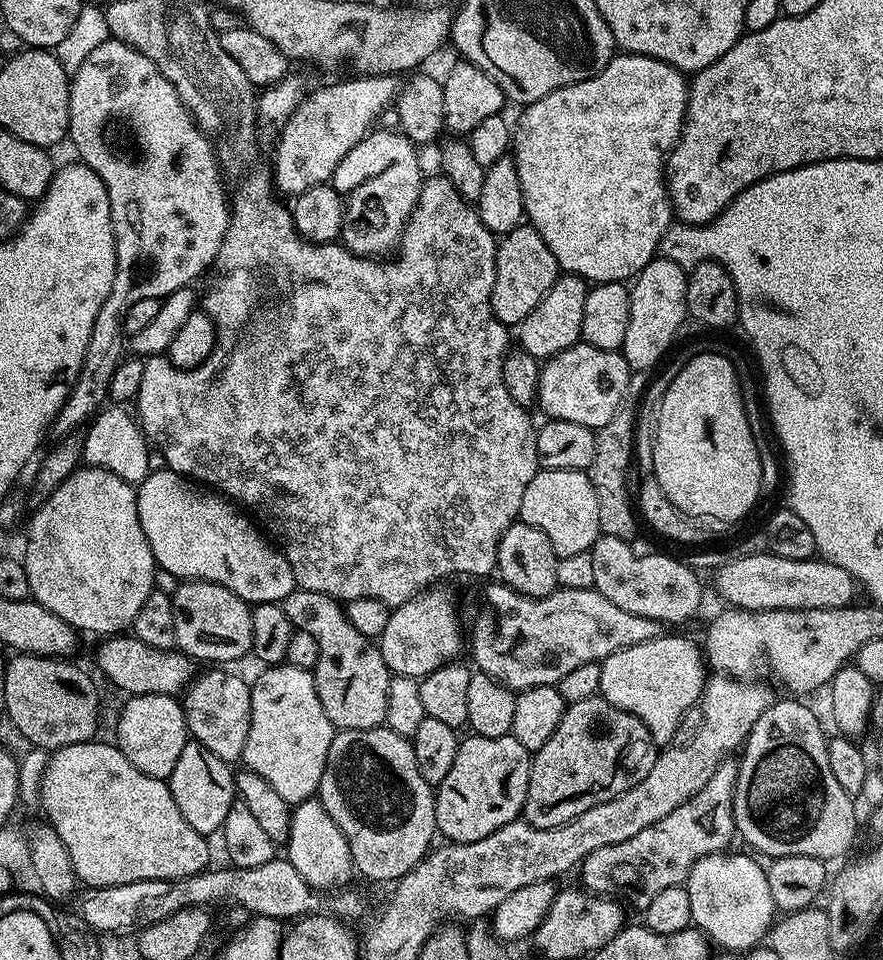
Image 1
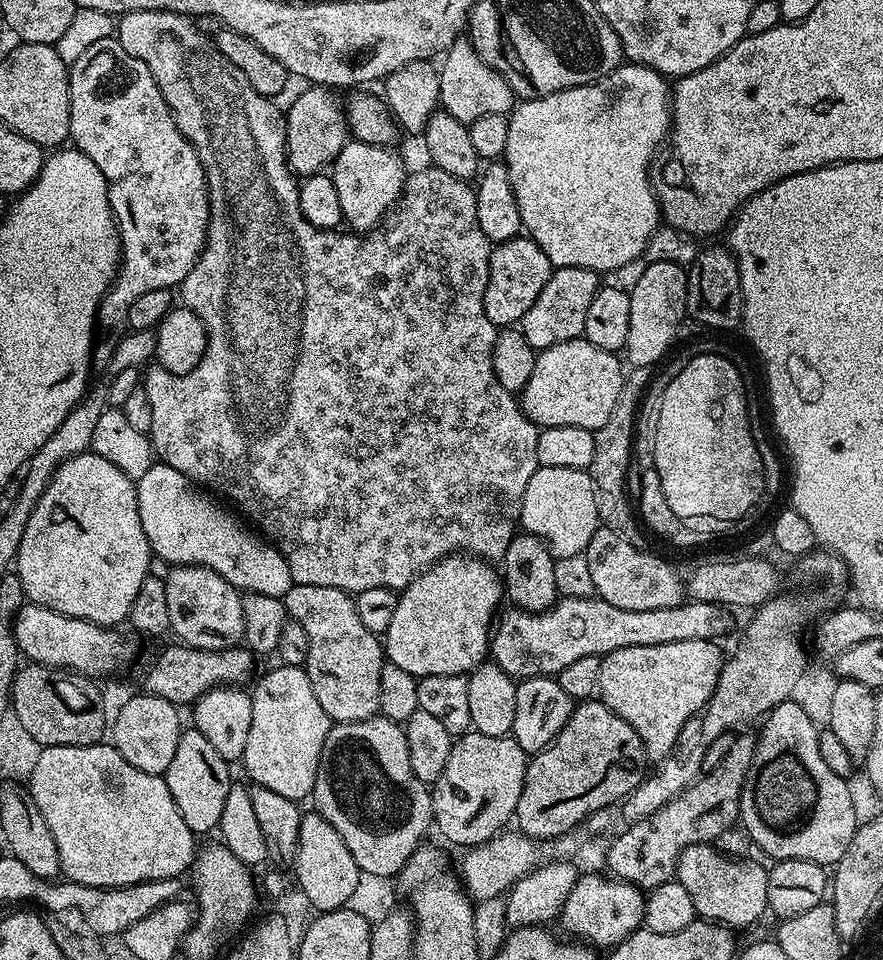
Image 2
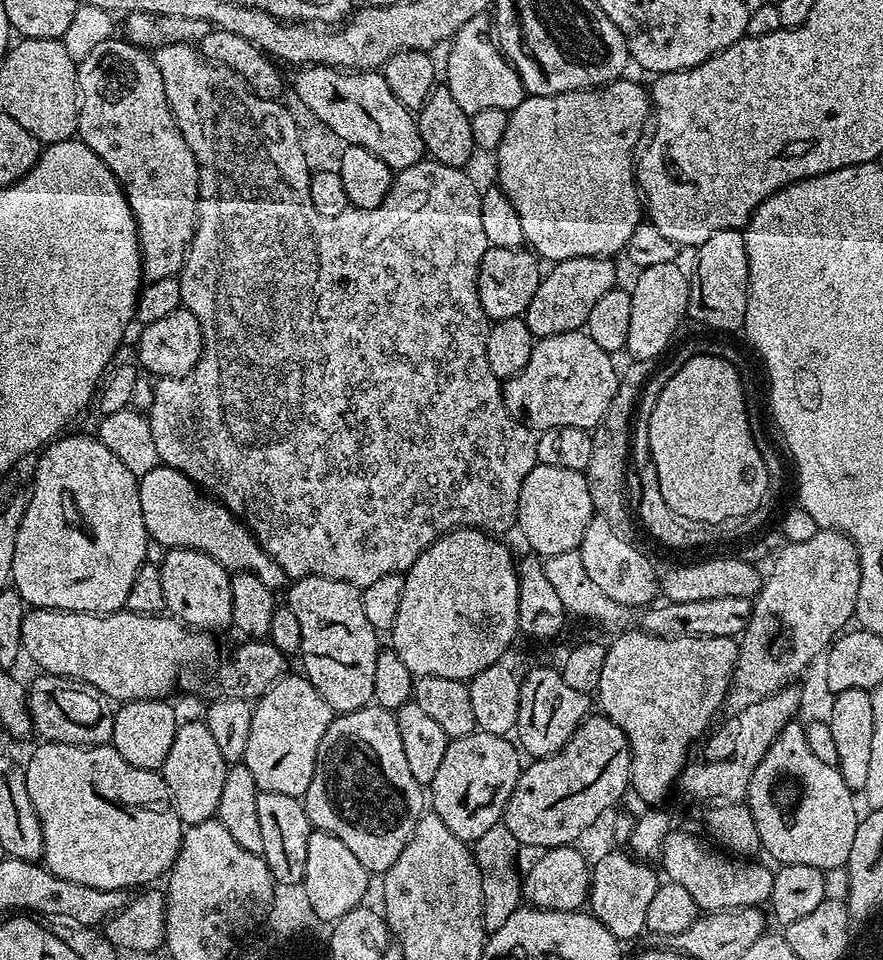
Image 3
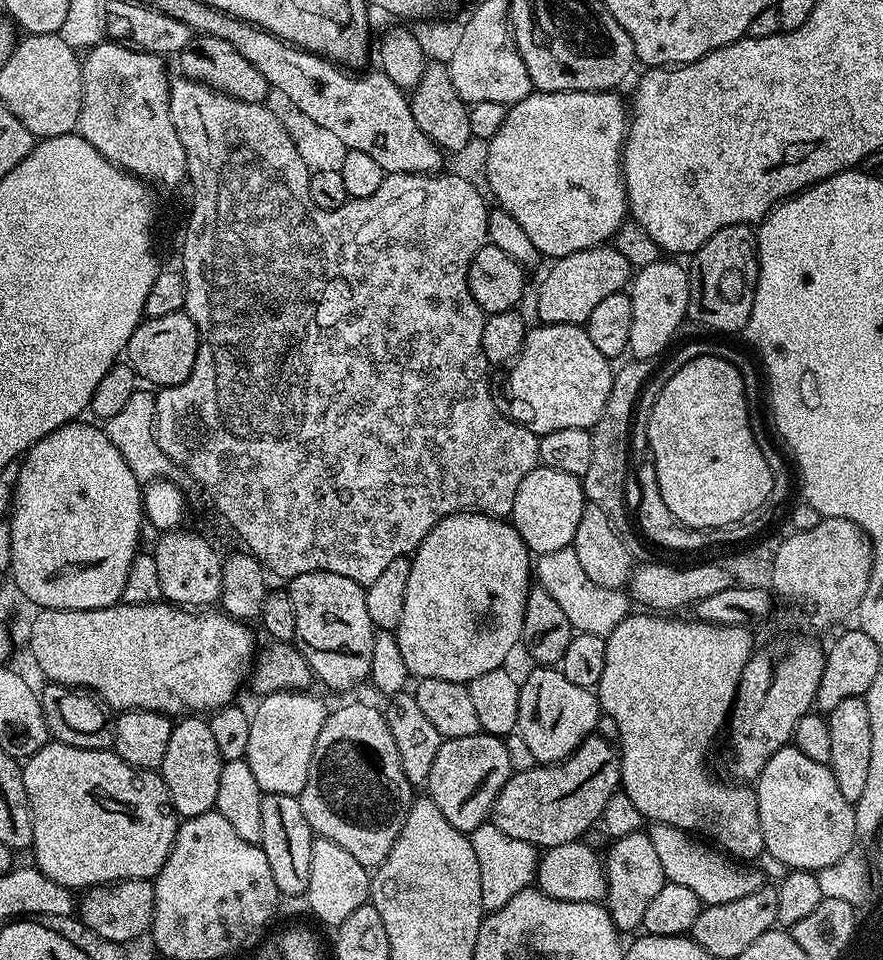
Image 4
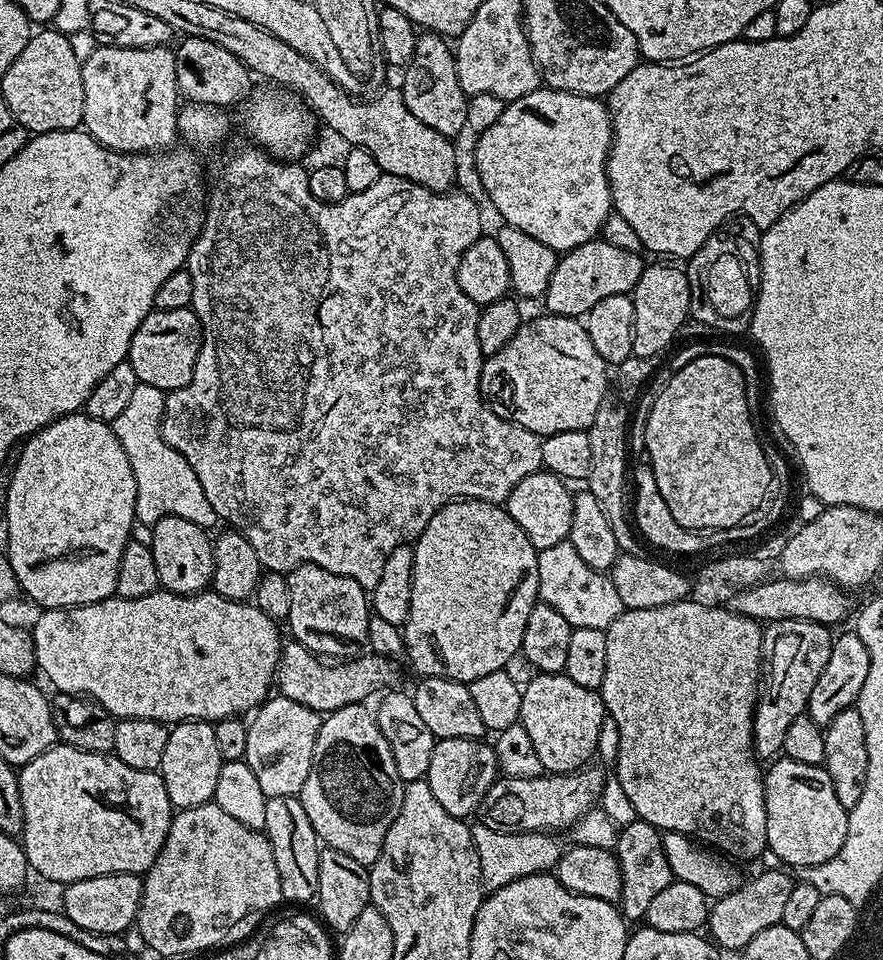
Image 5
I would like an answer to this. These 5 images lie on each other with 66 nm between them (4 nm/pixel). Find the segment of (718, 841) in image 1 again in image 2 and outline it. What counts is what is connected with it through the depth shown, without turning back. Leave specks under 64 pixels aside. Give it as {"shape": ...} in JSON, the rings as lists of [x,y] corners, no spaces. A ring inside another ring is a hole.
{"shape":[[[755,735],[738,737],[713,772],[705,771],[695,784],[675,796],[653,816],[633,821],[629,829],[611,844],[606,854],[607,871],[617,879],[651,890],[675,877],[676,860],[688,846],[716,842],[732,823],[737,823],[742,786],[756,753],[756,742]]]}

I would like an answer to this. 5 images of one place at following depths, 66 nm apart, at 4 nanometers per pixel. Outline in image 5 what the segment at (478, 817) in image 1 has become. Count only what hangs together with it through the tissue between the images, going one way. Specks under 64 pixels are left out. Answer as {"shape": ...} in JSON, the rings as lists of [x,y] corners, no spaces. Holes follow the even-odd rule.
{"shape":[[[446,738],[437,740],[434,754],[430,754],[430,770],[427,774],[430,790],[434,790],[434,798],[442,805],[446,814],[454,814],[461,818],[475,813],[480,807],[486,790],[498,779],[496,750],[491,743],[484,744],[483,739]]]}

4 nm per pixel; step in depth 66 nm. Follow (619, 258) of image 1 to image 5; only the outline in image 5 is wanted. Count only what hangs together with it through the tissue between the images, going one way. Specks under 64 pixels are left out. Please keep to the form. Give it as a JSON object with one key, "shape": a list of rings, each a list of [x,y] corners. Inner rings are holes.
{"shape":[[[541,86],[535,88],[530,94],[511,101],[502,110],[502,118],[490,126],[490,130],[479,133],[476,140],[476,176],[484,187],[490,203],[496,207],[496,212],[503,223],[510,226],[518,226],[530,238],[538,238],[542,246],[550,246],[557,254],[563,254],[582,246],[586,242],[597,239],[600,236],[600,228],[606,222],[606,218],[613,215],[612,191],[608,185],[608,152],[612,149],[612,119],[608,113],[607,103],[603,99],[594,96],[583,96],[573,92],[559,92],[557,88]]]}

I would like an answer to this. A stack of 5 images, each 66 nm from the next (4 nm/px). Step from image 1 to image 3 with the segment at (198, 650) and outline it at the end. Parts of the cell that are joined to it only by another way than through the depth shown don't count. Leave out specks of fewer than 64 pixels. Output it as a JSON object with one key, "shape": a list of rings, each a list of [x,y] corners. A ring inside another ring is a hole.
{"shape":[[[169,548],[158,560],[162,578],[162,598],[167,615],[193,630],[209,634],[220,634],[232,622],[230,610],[230,586],[232,576],[210,554],[192,552],[188,548]]]}

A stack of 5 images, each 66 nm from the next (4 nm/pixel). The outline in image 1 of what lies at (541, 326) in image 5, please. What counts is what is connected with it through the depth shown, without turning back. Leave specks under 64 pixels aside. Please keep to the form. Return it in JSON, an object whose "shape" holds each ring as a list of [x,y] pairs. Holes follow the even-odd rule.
{"shape":[[[583,342],[575,344],[562,350],[551,360],[543,361],[538,382],[538,408],[545,412],[545,417],[554,420],[578,422],[593,430],[601,428],[606,426],[606,422],[610,422],[610,418],[614,418],[622,402],[622,394],[626,394],[629,375],[626,358],[619,351],[602,350]]]}

